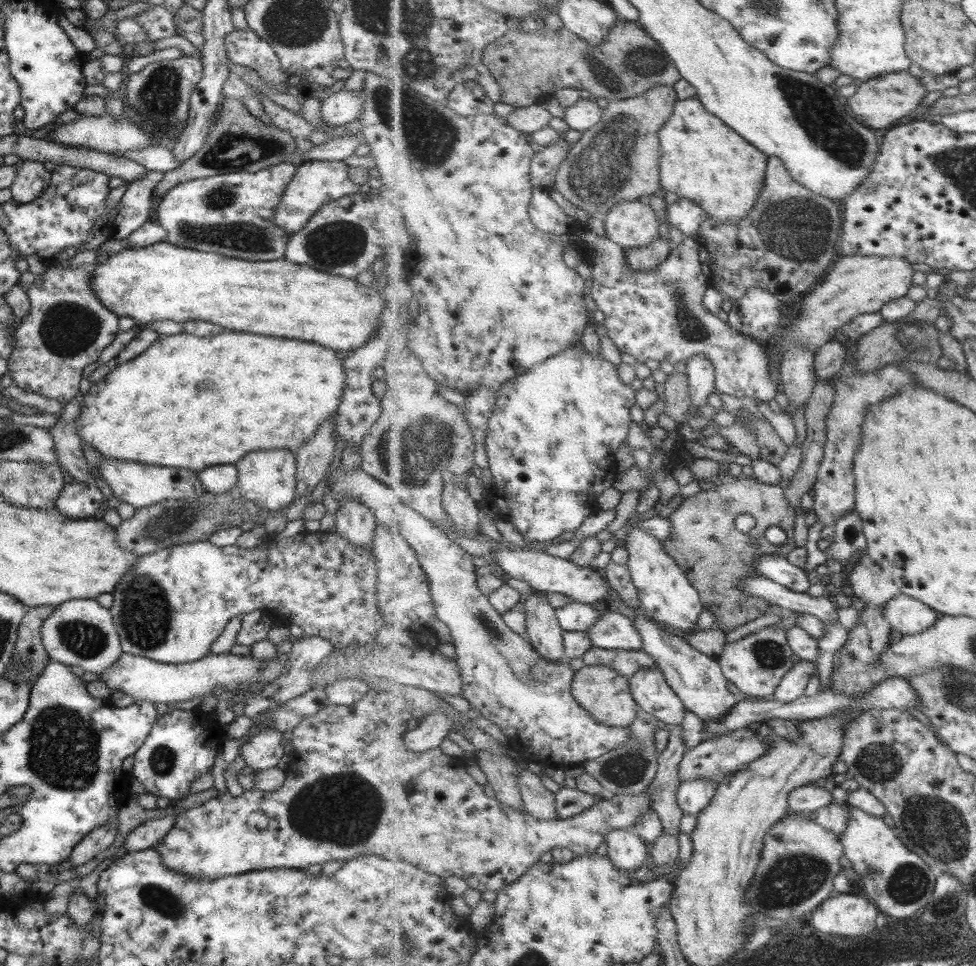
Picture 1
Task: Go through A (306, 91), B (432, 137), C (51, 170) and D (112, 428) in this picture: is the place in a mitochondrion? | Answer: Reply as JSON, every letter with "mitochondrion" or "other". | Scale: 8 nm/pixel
{"A":"other","B":"mitochondrion","C":"other","D":"other"}

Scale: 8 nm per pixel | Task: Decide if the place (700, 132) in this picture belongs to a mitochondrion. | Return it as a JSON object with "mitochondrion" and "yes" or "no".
{"mitochondrion":"no"}

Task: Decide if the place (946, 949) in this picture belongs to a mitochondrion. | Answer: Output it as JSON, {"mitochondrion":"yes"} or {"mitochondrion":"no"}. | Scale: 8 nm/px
{"mitochondrion":"yes"}

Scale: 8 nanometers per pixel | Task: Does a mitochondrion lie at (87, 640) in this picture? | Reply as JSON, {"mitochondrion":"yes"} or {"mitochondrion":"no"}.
{"mitochondrion":"yes"}

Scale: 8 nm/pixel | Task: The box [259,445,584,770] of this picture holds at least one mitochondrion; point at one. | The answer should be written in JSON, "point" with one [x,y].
{"point":[528,669]}

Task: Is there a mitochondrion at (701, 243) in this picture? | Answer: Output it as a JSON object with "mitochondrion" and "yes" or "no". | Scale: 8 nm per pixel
{"mitochondrion":"no"}

